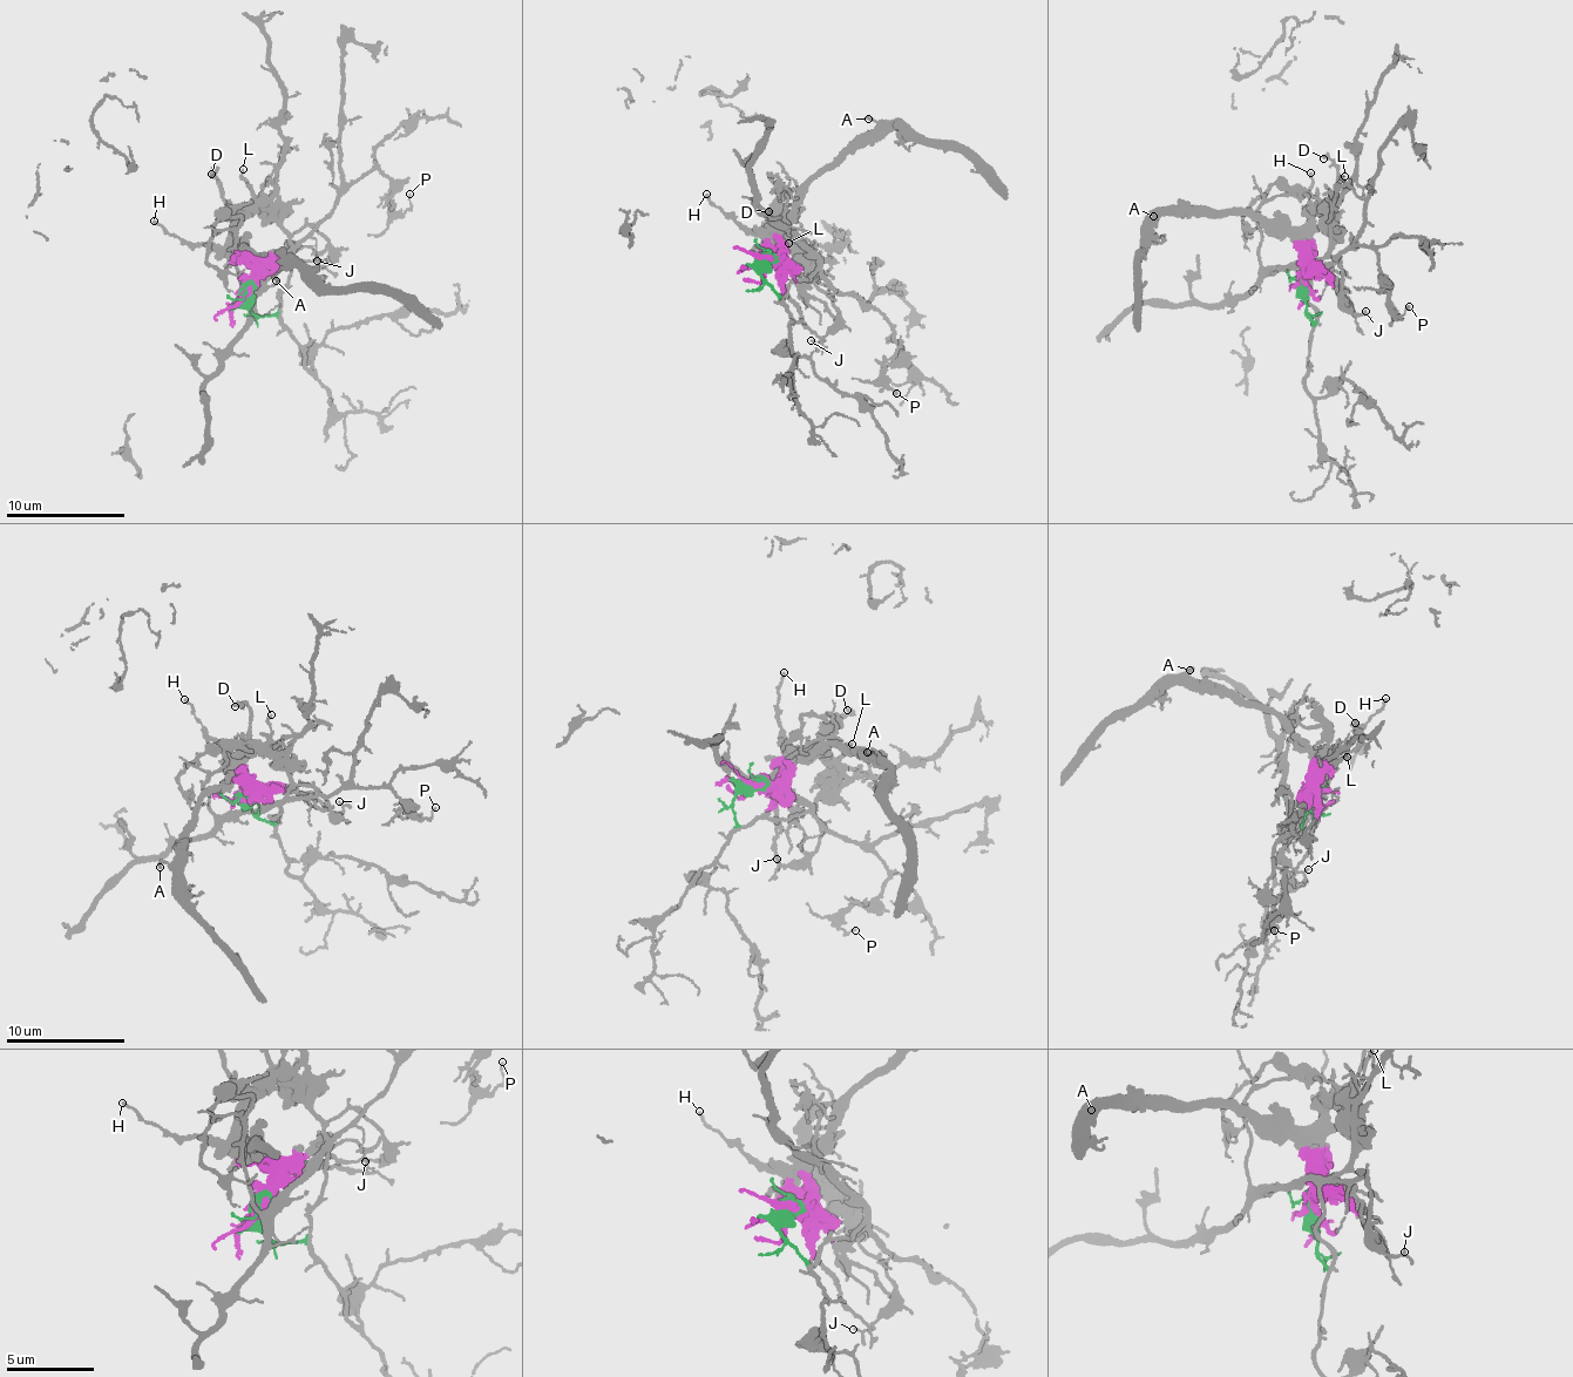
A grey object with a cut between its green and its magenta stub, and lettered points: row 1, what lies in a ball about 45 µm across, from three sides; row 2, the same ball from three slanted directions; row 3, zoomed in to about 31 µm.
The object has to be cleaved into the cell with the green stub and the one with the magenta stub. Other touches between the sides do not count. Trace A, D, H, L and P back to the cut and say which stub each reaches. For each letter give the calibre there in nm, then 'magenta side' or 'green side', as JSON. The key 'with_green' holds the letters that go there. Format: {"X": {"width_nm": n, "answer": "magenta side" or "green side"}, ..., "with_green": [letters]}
{"A": {"width_nm": 130, "answer": "magenta side"}, "D": {"width_nm": 240, "answer": "magenta side"}, "H": {"width_nm": 150, "answer": "magenta side"}, "L": {"width_nm": 180, "answer": "magenta side"}, "P": {"width_nm": 110, "answer": "green side"}, "with_green": ["P"]}

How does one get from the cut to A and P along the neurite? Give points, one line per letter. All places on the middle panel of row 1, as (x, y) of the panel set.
A: (765, 262), (784, 246), (784, 216), (808, 183), (875, 127), (868, 119)
P: (765, 262), (767, 286), (784, 299), (815, 269), (888, 320), (899, 352), (882, 367), (897, 394)

